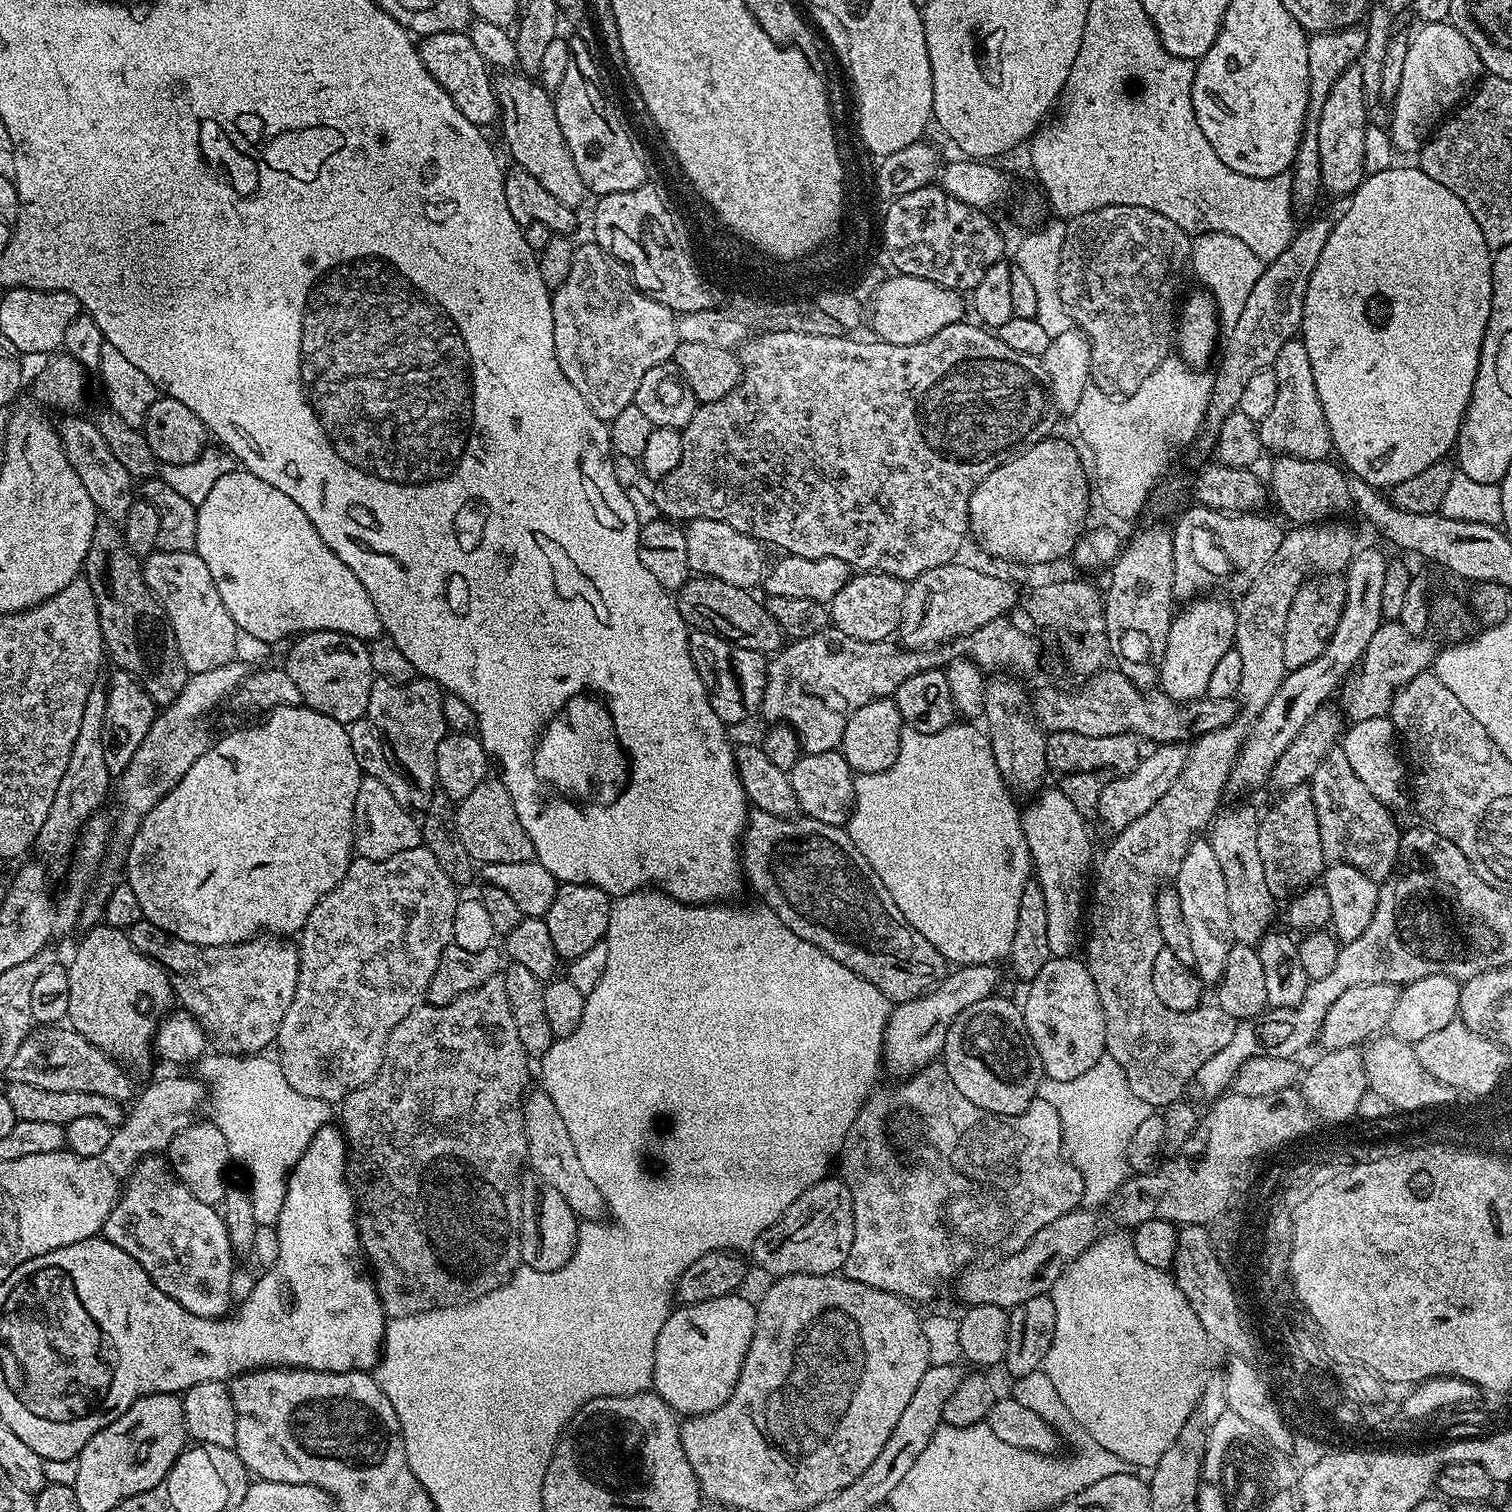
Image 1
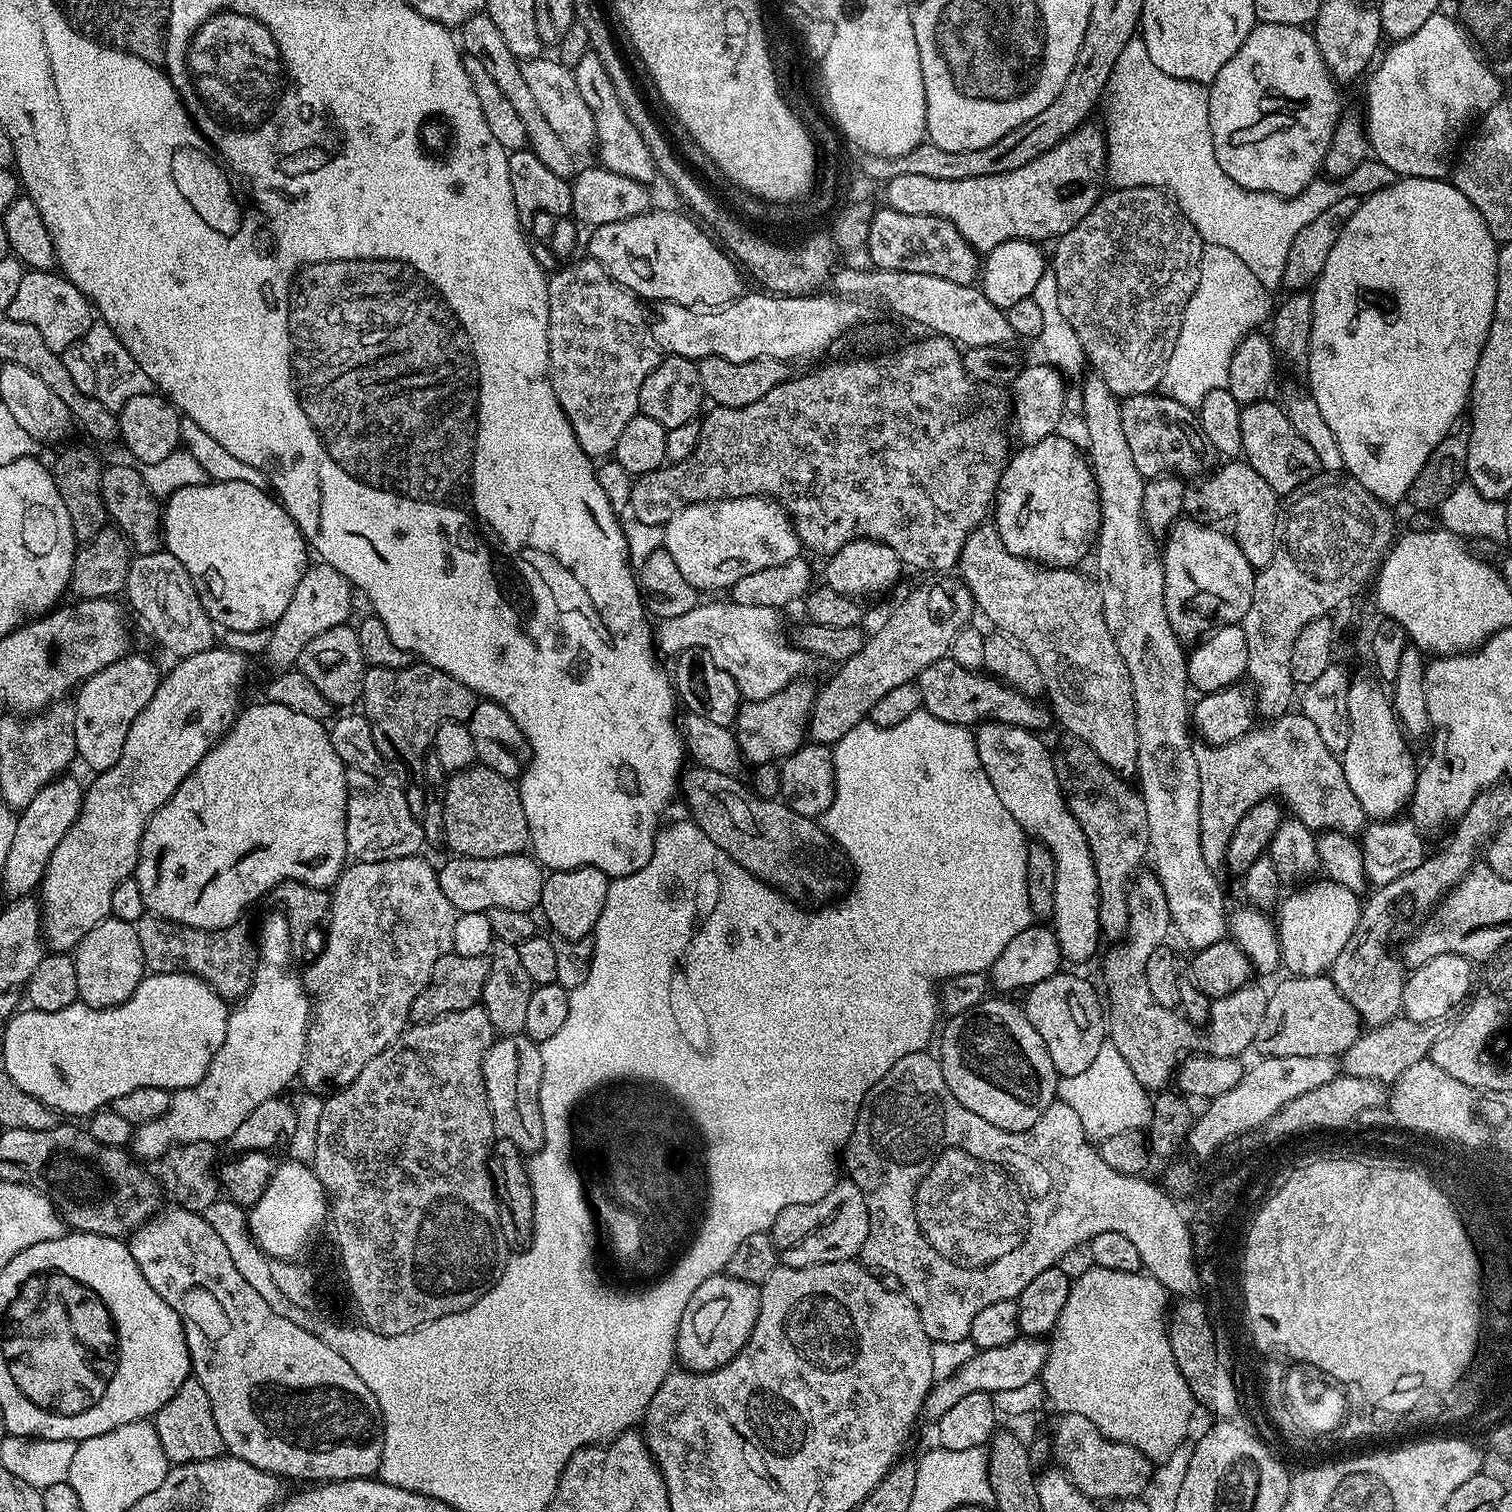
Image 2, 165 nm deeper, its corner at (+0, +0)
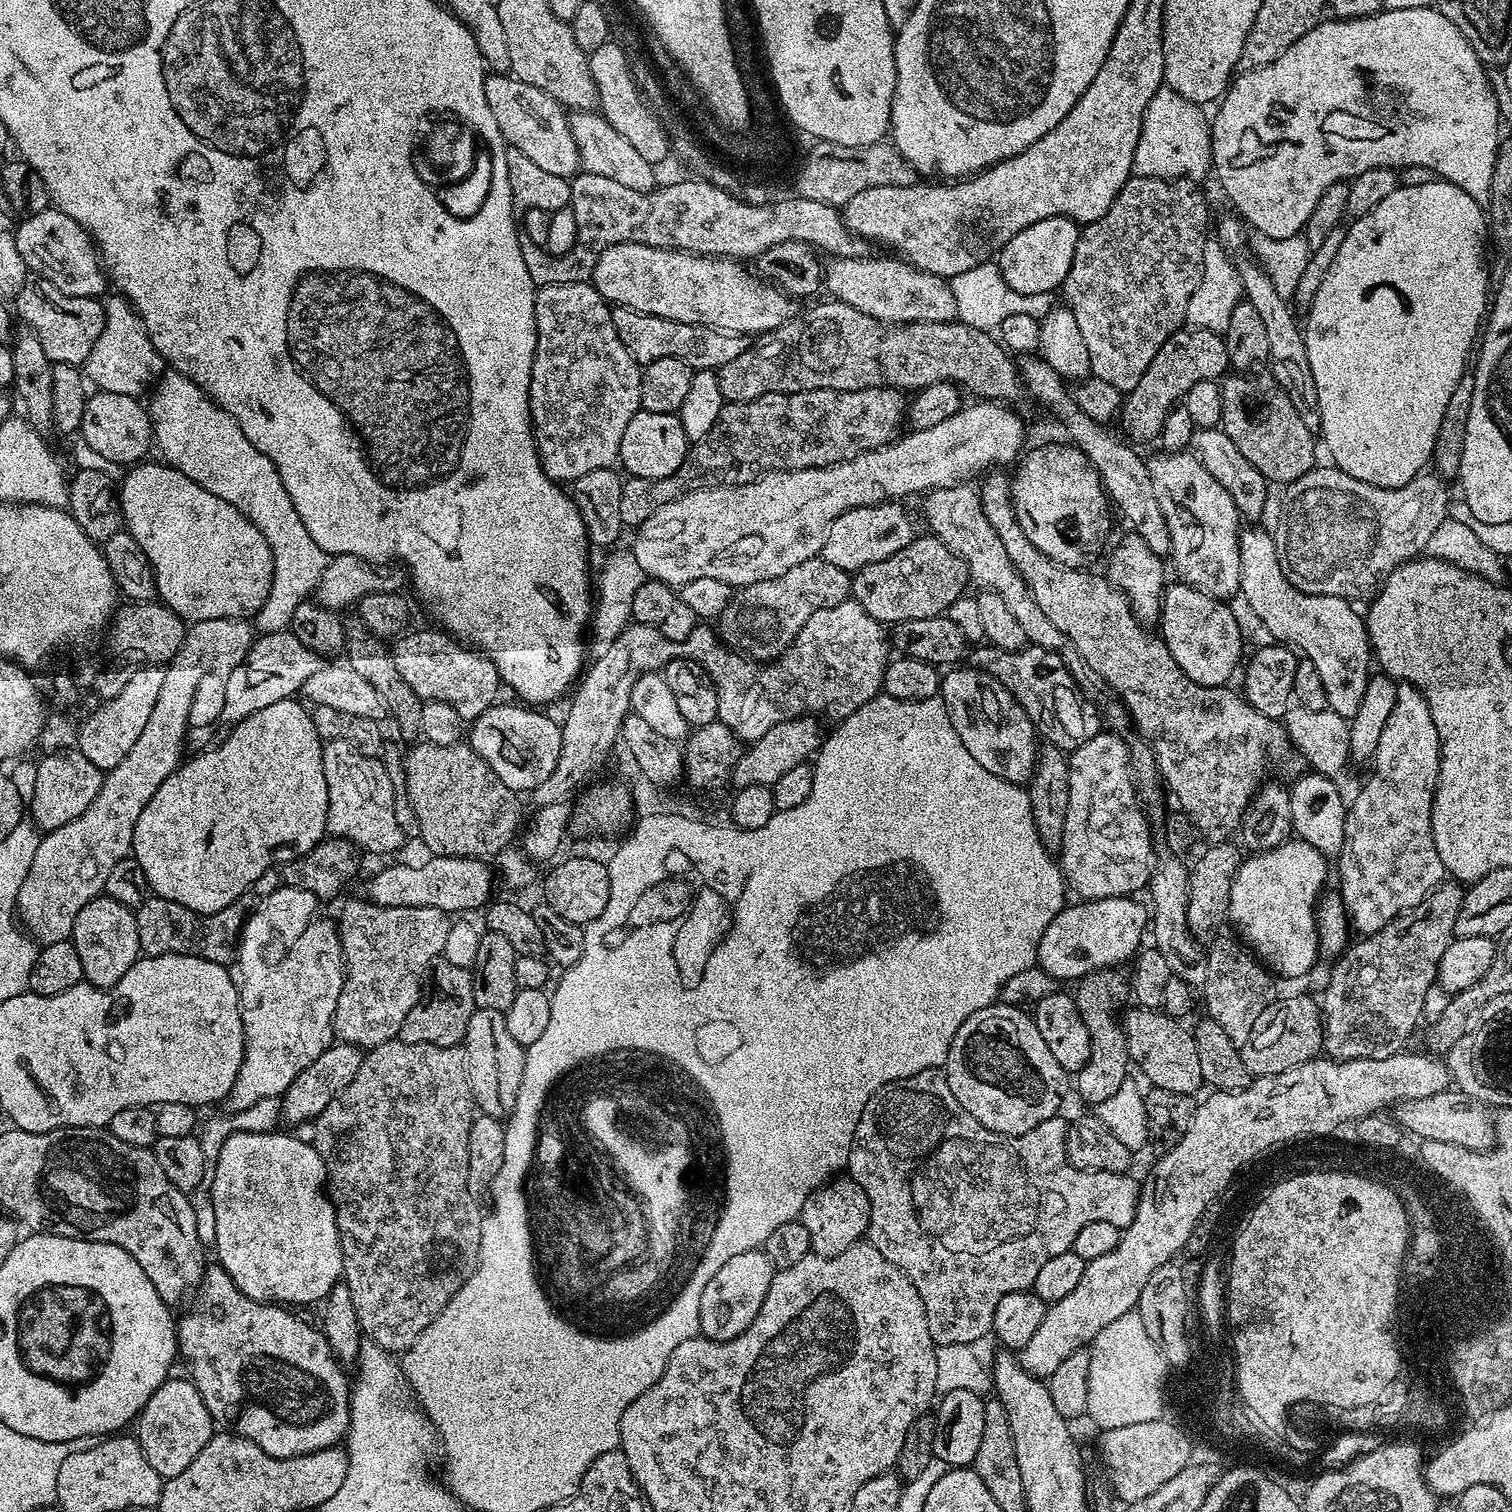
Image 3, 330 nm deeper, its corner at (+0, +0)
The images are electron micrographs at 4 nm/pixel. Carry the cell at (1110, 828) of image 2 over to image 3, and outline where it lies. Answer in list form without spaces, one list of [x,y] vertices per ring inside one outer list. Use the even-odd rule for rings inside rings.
[[[1105,970],[1090,973],[1079,981],[1075,988],[1074,999],[1082,1014],[1082,1022],[1086,1022],[1086,1030],[1090,1034],[1090,1058],[1086,1066],[1082,1066],[1082,1070],[1075,1073],[1074,1092],[1077,1092],[1089,1106],[1095,1106],[1116,1094],[1118,1086],[1122,1086],[1122,1082],[1130,1076],[1128,1037],[1118,1019],[1120,1003],[1129,999],[1130,984],[1125,973],[1123,976],[1120,970]]]

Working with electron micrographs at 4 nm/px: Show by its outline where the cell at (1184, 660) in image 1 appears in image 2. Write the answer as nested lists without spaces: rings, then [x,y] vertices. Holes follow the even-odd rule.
[[[1181,518],[1172,525],[1162,544],[1164,561],[1164,601],[1166,602],[1166,618],[1170,618],[1170,626],[1181,642],[1196,642],[1205,634],[1217,628],[1225,628],[1227,624],[1240,624],[1246,618],[1246,610],[1250,610],[1250,598],[1254,594],[1254,582],[1257,569],[1252,568],[1246,555],[1239,548],[1236,539],[1226,531],[1219,532],[1211,523],[1199,524],[1196,518]]]

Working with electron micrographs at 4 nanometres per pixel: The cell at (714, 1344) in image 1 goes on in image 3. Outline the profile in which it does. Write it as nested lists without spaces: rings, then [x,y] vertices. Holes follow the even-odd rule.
[[[760,1248],[746,1250],[746,1254],[737,1254],[706,1282],[706,1290],[702,1290],[702,1306],[700,1307],[700,1336],[706,1340],[729,1340],[738,1338],[742,1330],[754,1322],[758,1310],[762,1310],[762,1302],[766,1298],[766,1290],[770,1290],[770,1282],[774,1269],[770,1258]]]

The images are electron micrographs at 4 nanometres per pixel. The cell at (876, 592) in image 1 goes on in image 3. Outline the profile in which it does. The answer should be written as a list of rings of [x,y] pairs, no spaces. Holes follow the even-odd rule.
[[[900,502],[871,504],[861,508],[851,508],[843,512],[830,526],[826,534],[822,558],[834,562],[843,572],[854,574],[867,564],[882,562],[890,554],[898,554],[914,538],[912,520]]]

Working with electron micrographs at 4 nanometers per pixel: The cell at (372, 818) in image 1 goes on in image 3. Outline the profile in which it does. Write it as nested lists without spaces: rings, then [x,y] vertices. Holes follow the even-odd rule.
[[[330,740],[324,744],[322,768],[328,786],[328,832],[333,837],[349,840],[365,853],[398,851],[406,842],[406,835],[398,824],[396,813],[398,788],[384,768],[383,759],[362,754],[362,750],[350,746],[350,742]]]

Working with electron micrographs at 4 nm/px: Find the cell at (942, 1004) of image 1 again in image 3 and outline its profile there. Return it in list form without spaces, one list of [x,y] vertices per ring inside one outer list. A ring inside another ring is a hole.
[[[1132,896],[1069,903],[1046,926],[1036,947],[1036,964],[1057,982],[1079,982],[1092,972],[1115,969],[1123,960],[1131,961],[1146,940],[1150,912]]]

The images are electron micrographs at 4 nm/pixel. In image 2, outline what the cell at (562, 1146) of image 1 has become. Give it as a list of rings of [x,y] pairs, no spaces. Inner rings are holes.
[[[500,1036],[493,1039],[482,1062],[486,1098],[492,1121],[503,1139],[514,1142],[521,1153],[531,1154],[544,1141],[542,1116],[538,1106],[538,1090],[542,1080],[540,1044],[529,1036]]]

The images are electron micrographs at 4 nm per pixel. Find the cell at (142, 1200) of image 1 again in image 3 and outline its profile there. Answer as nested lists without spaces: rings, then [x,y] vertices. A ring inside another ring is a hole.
[[[208,1266],[204,1269],[204,1279],[199,1288],[196,1289],[187,1305],[188,1313],[178,1320],[178,1352],[181,1357],[188,1359],[188,1372],[196,1389],[202,1394],[206,1402],[206,1410],[210,1410],[213,1421],[222,1423],[224,1426],[234,1426],[236,1435],[254,1442],[254,1446],[262,1446],[266,1454],[274,1458],[290,1458],[291,1456],[301,1456],[317,1452],[323,1448],[335,1448],[348,1435],[348,1424],[352,1421],[352,1406],[350,1403],[350,1380],[344,1377],[345,1369],[342,1367],[332,1347],[328,1344],[323,1331],[312,1324],[307,1324],[304,1320],[299,1320],[295,1316],[295,1311],[278,1304],[259,1304],[257,1300],[246,1298],[246,1294],[239,1292],[226,1270],[219,1266]]]

